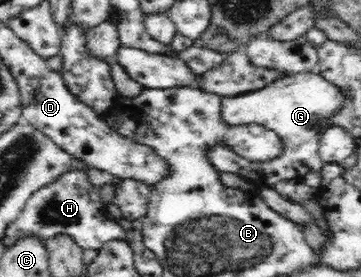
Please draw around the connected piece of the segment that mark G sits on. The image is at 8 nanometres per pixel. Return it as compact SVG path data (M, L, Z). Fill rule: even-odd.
M317 71L303 72L281 78L264 89L234 97L221 97L221 120L229 129L257 125L276 133L285 145L283 154L264 163L251 162L237 154L229 144L215 143L205 150L205 160L219 173L242 176L255 186L273 186L281 181L302 179L305 174L320 172L324 162L320 157L320 142L324 127L331 127L332 118L343 108L345 94L333 82Z

